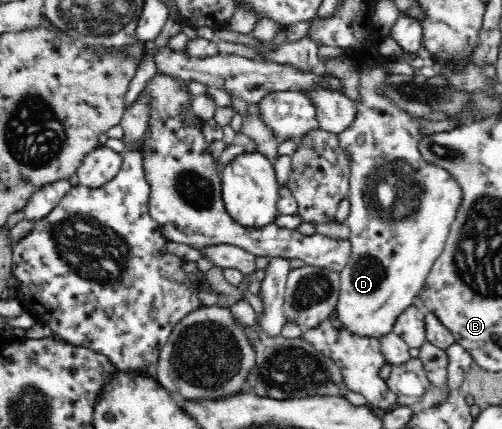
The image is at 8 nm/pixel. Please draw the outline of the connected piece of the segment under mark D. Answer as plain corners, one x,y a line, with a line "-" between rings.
370,70
370,72
362,72
362,80
358,86
358,92
360,98
356,100
356,107
358,107
358,116
354,120
352,127
348,128
338,135
338,140
341,141
341,149
350,161
350,180
349,180
349,192
347,193
348,200
350,202
349,216
346,220
346,224
350,230
349,239
352,243
352,256
350,256
349,263
340,271
341,278
341,290
338,305
336,306
335,313
338,319
350,329
360,335
378,337
383,334
389,333
394,328
394,322
398,319
398,316
409,308
416,296
425,288
426,280
430,274
430,270
437,262
438,257
444,251
446,240
450,234
451,226
454,220
456,220
456,214
462,206
462,200
464,200
464,191
462,191
462,185
458,183
458,179
445,168
436,166
429,163
422,158
421,153
417,149
416,141
420,135
420,120
414,120
411,116
408,116
405,112
398,110
385,96
380,96
376,92
376,88
380,88
380,84
384,82
384,70

